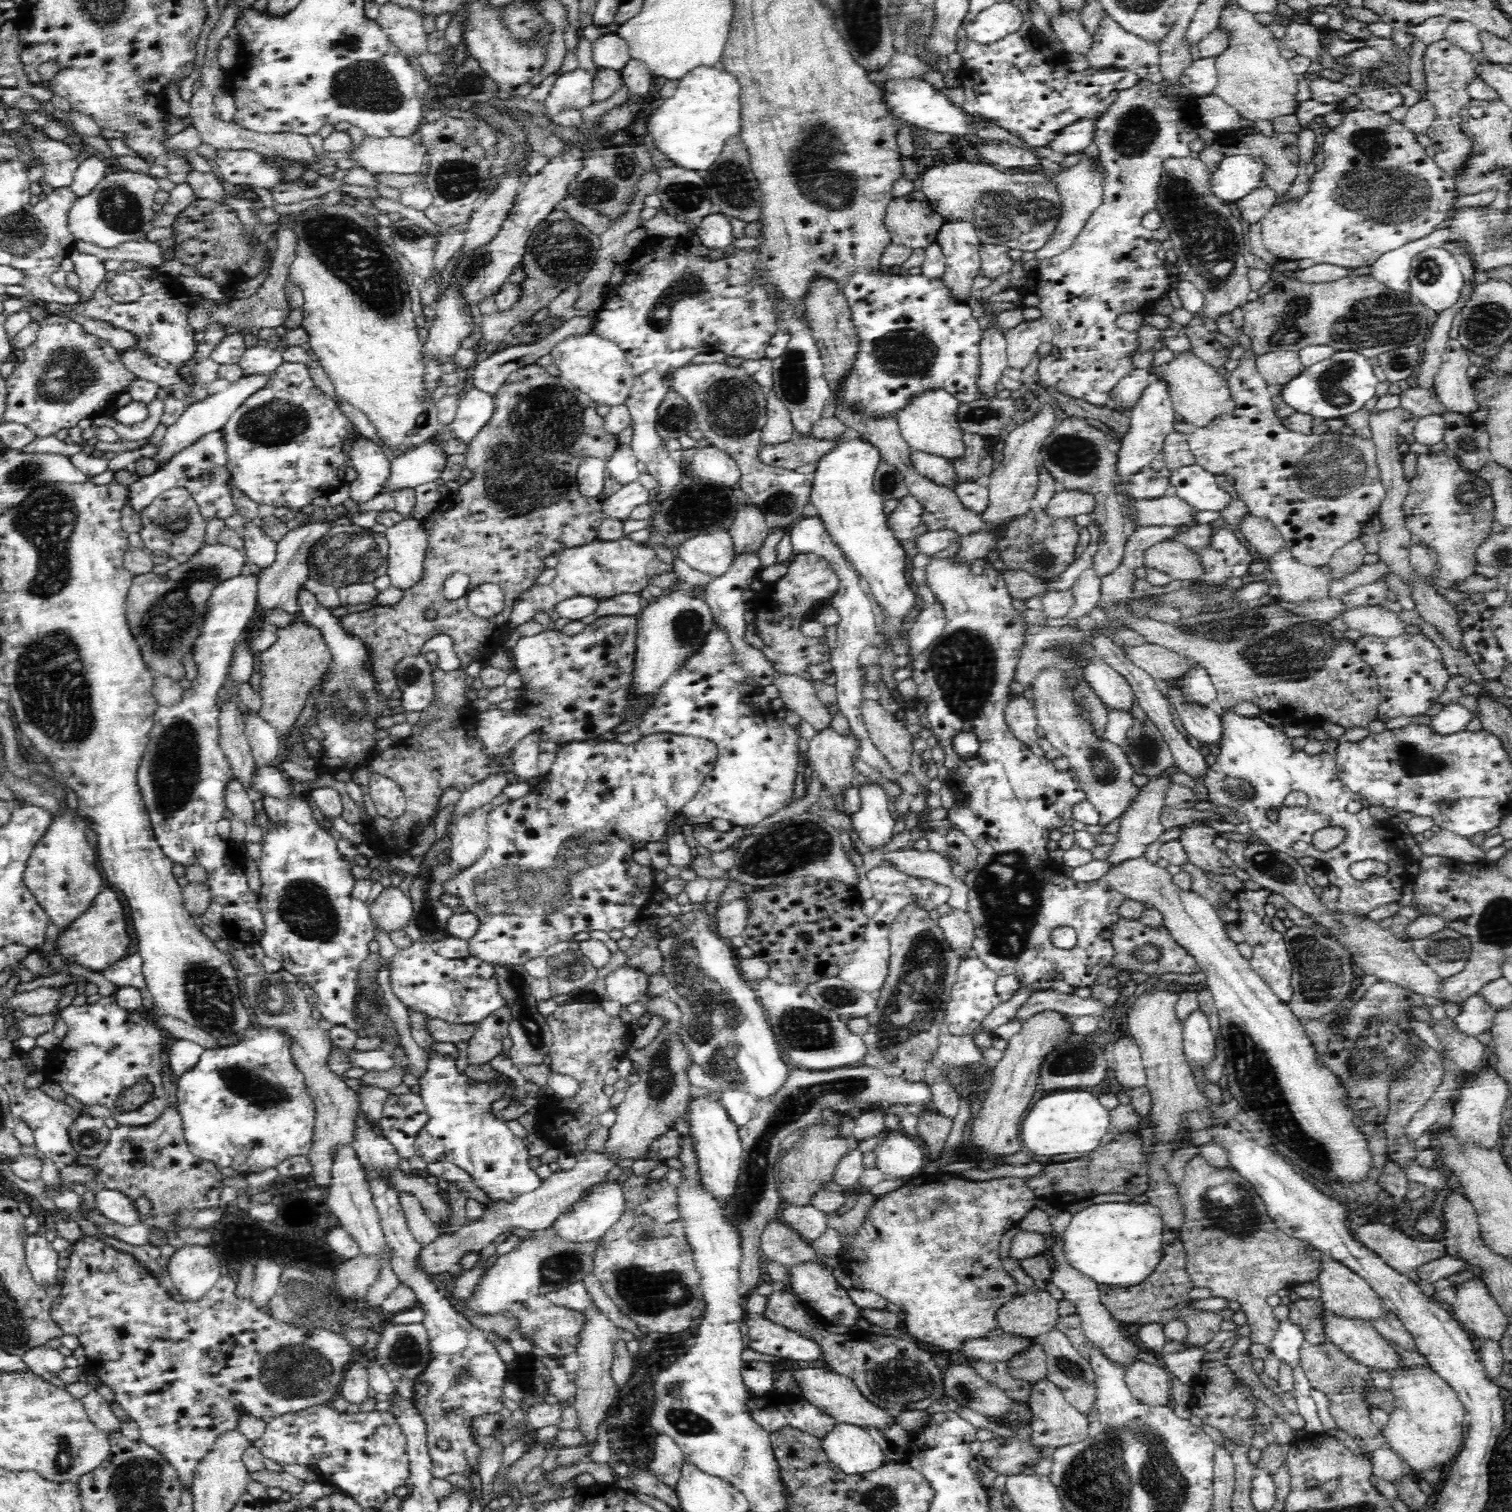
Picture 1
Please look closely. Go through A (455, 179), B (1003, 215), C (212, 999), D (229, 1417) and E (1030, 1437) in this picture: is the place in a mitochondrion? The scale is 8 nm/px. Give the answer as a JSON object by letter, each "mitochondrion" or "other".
{"A":"mitochondrion","B":"mitochondrion","C":"mitochondrion","D":"other","E":"other"}

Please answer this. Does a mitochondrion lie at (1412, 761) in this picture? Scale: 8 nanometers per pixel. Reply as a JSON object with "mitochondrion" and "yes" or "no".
{"mitochondrion":"yes"}

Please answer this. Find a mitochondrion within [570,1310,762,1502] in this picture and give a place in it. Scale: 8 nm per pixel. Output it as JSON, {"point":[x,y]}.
{"point":[687,1423]}

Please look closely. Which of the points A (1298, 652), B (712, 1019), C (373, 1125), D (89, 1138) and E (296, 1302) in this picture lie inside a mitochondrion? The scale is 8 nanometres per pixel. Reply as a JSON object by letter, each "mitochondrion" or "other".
{"A":"mitochondrion","B":"mitochondrion","C":"other","D":"mitochondrion","E":"mitochondrion"}

